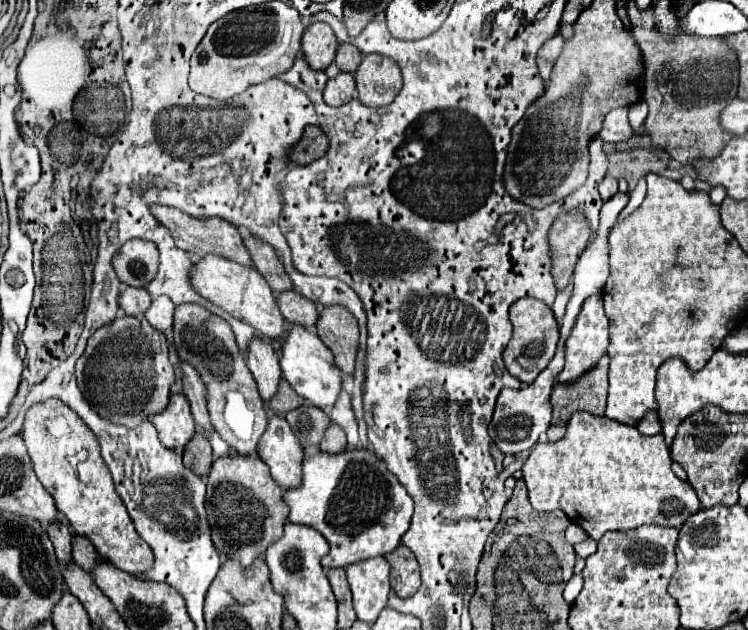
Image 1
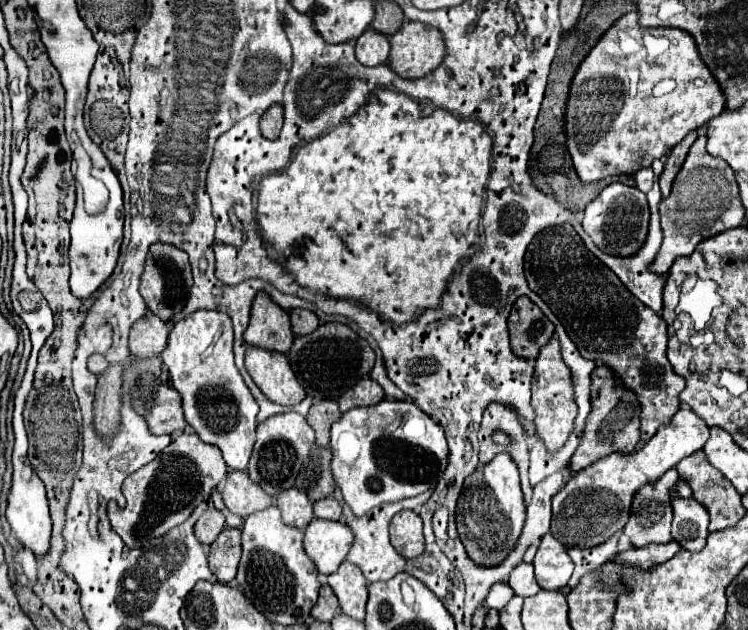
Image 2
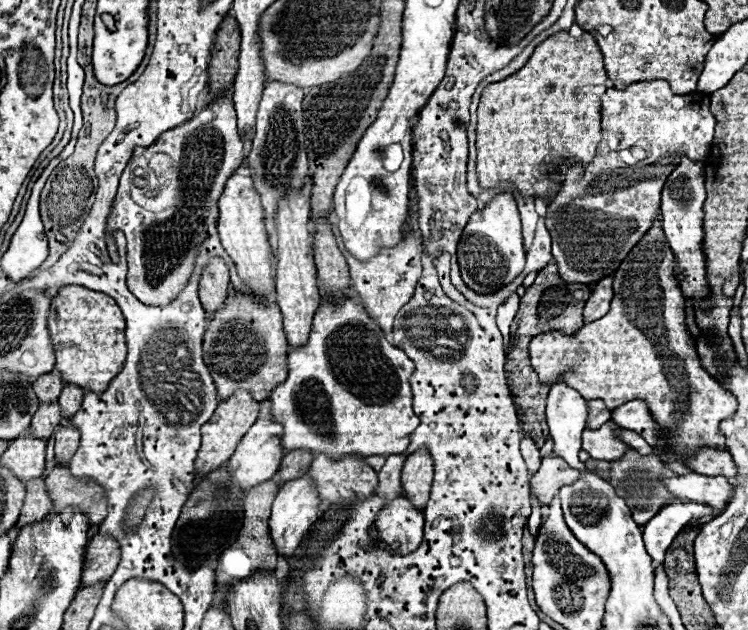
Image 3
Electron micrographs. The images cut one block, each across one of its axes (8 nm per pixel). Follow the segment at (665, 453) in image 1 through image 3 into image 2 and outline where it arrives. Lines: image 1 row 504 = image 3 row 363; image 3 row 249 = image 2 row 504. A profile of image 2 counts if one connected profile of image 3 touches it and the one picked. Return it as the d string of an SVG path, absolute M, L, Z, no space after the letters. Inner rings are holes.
M668 470L666 478L660 478L660 482L654 482L652 486L644 486L644 490L636 494L636 502L632 504L632 518L628 520L628 526L624 526L624 534L636 548L672 542L672 506L668 488L672 488L676 480L678 472Z

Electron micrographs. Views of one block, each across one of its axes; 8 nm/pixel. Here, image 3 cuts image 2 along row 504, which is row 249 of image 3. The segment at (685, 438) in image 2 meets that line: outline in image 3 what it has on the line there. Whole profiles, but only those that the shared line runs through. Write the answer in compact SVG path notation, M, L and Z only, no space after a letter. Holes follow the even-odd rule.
M652 80L652 82L636 82L626 90L608 88L602 98L602 140L598 144L598 154L592 162L580 166L572 166L566 172L560 192L550 202L546 210L546 228L552 236L552 256L558 266L560 278L564 282L584 282L596 284L606 276L612 276L620 262L628 256L628 252L636 246L636 242L648 232L652 220L660 208L660 194L662 186L672 174L672 170L680 164L680 158L704 160L710 154L716 118L710 112L710 96L700 92L690 92L676 96L666 80ZM638 140L648 140L652 144L652 152L646 160L636 166L626 166L618 154L624 148L632 148Z

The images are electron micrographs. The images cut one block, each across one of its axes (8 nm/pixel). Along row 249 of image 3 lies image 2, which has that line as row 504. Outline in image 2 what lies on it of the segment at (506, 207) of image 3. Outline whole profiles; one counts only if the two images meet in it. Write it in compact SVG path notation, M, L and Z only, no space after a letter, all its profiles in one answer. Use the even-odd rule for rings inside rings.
M498 454L486 466L478 466L472 476L464 480L464 490L458 498L456 526L458 536L468 552L468 558L480 566L500 564L516 546L526 518L522 500L518 468L508 454Z

